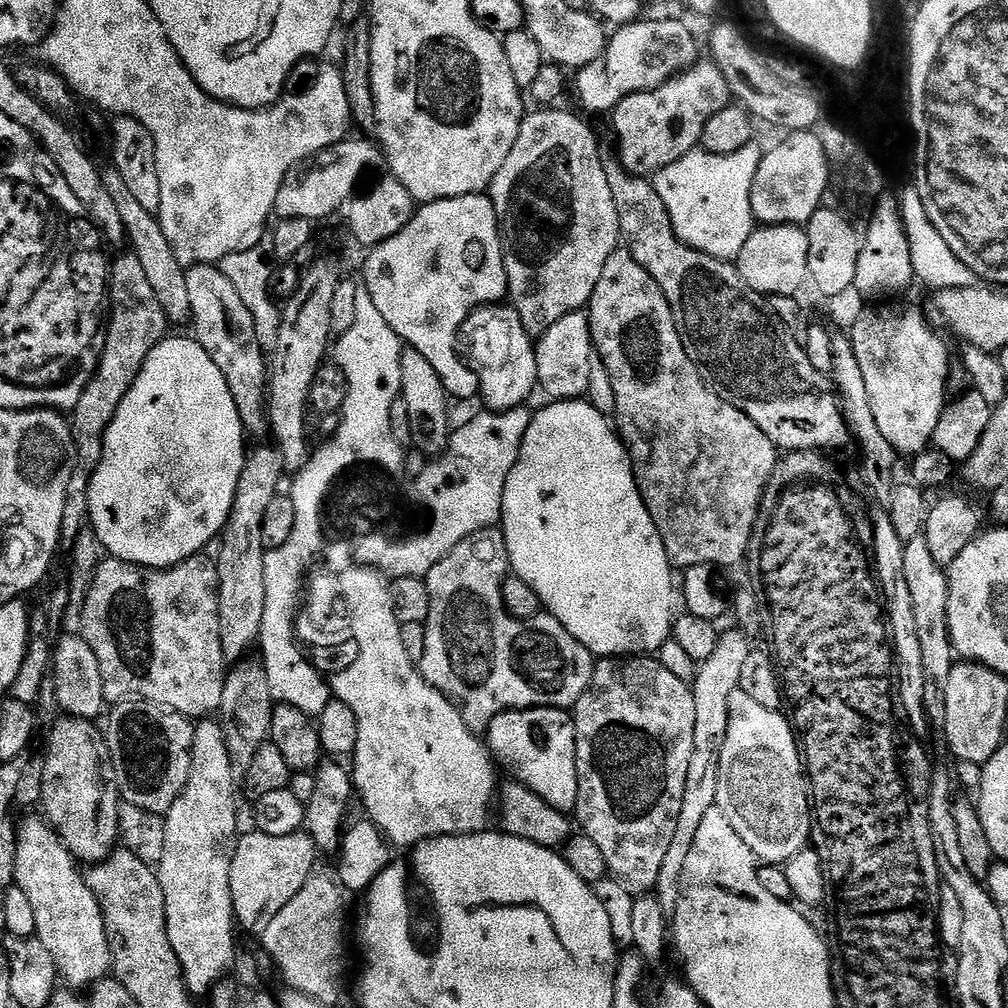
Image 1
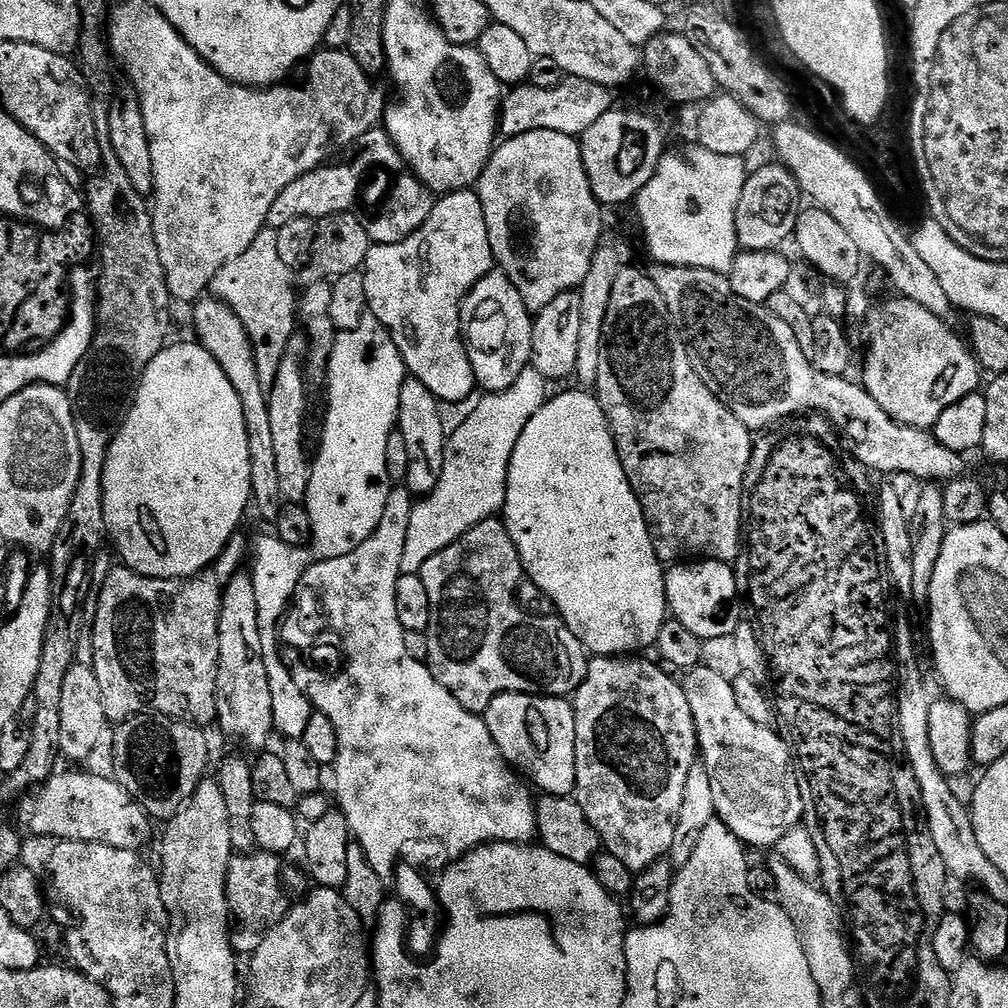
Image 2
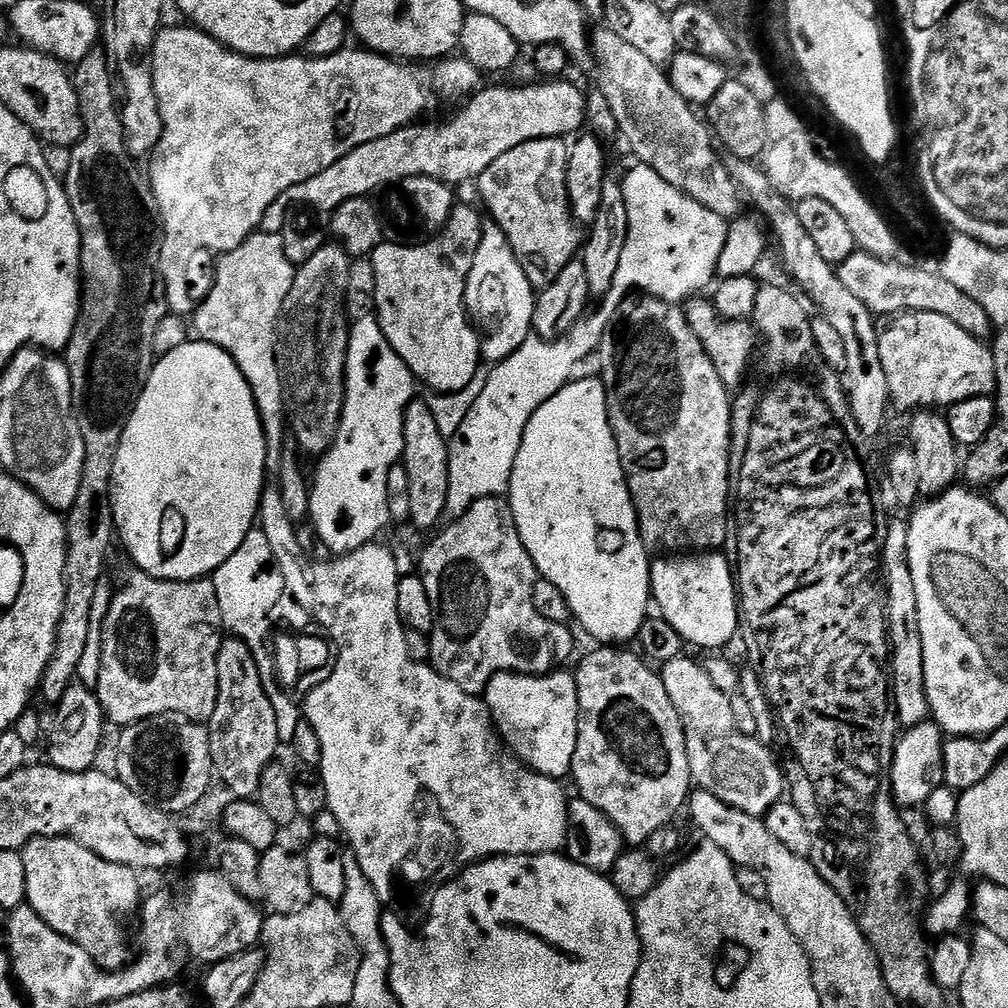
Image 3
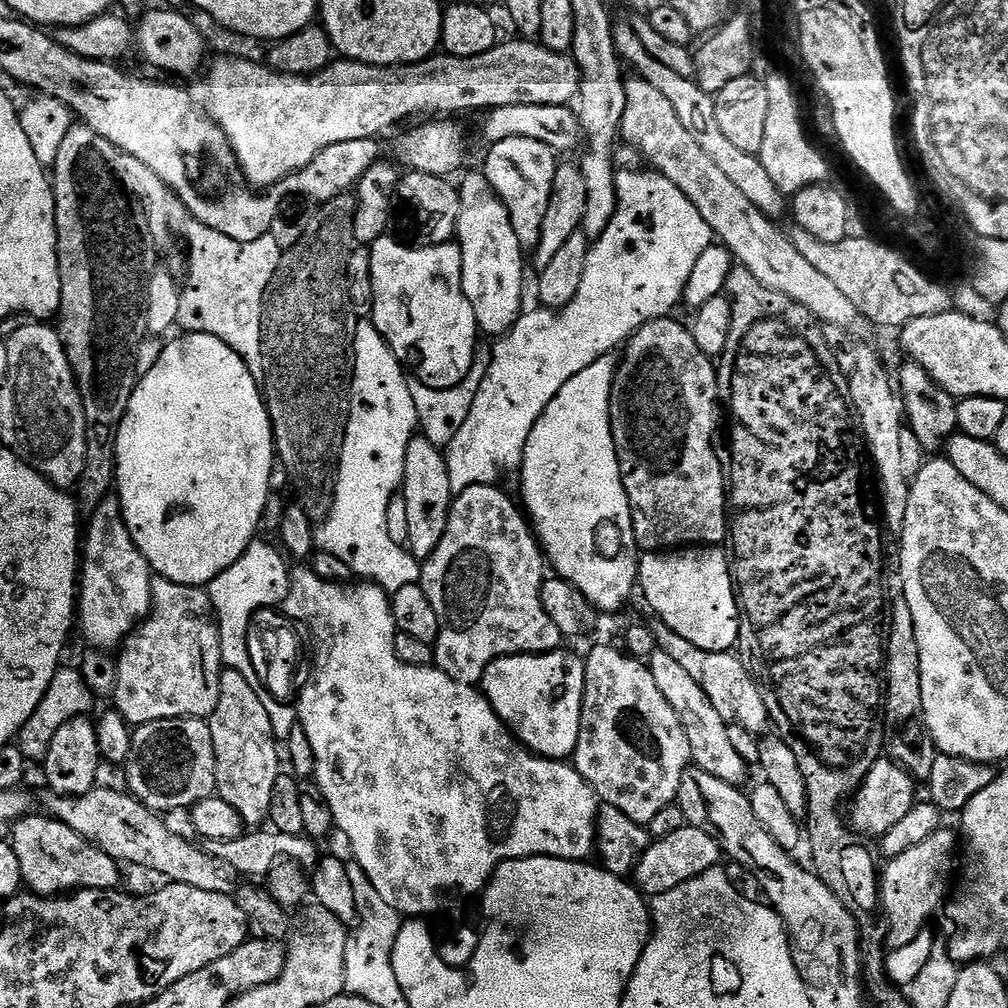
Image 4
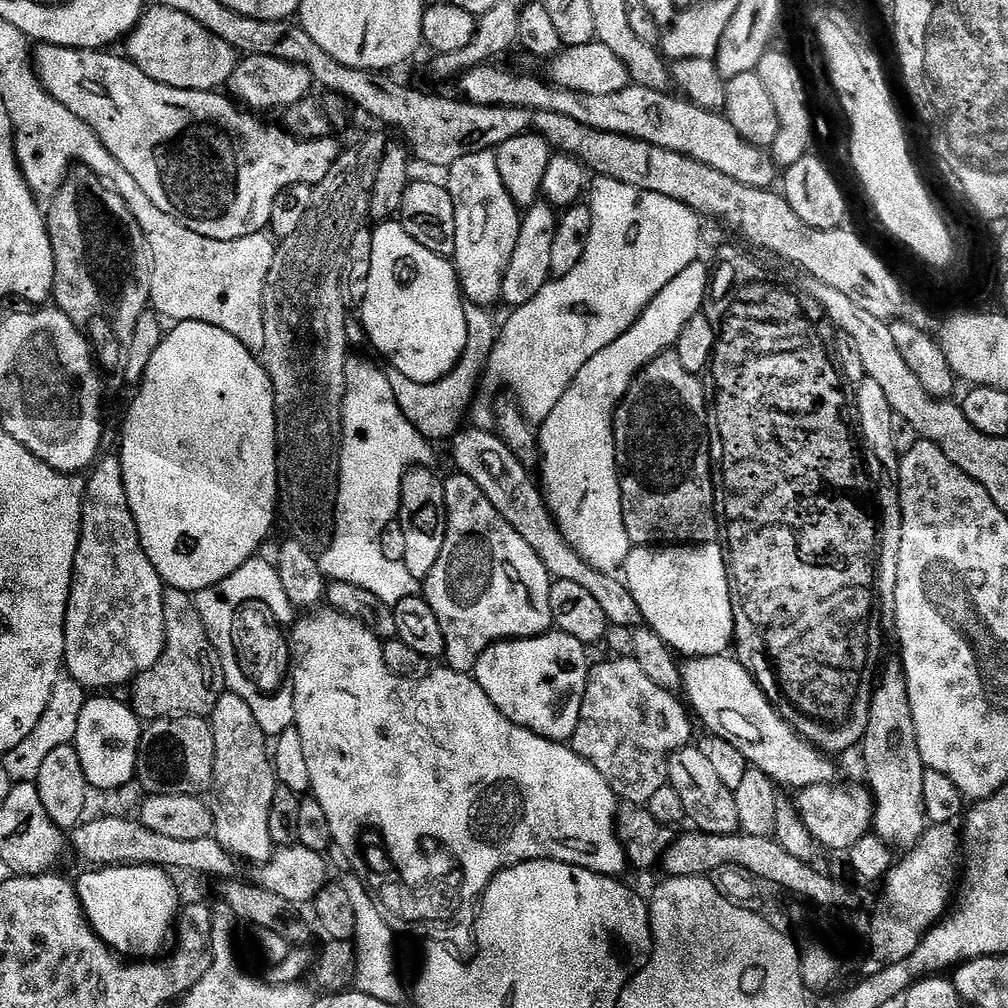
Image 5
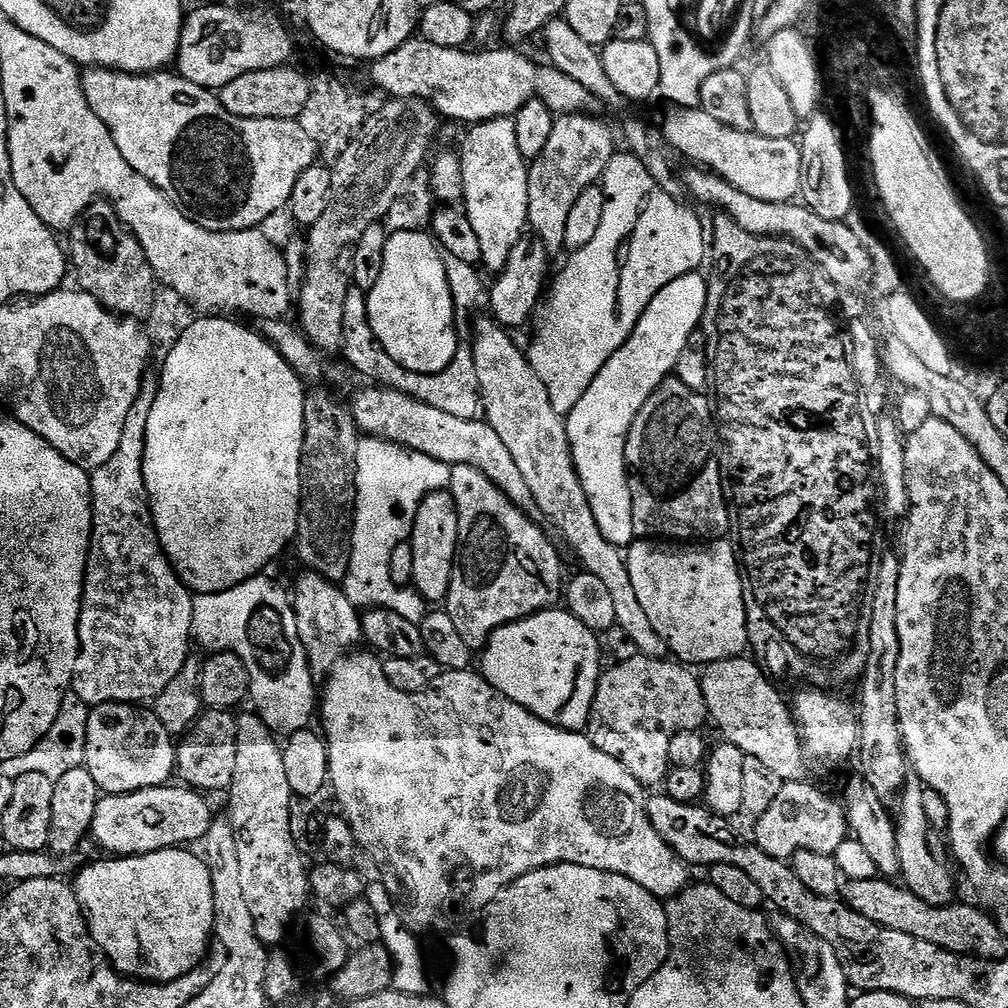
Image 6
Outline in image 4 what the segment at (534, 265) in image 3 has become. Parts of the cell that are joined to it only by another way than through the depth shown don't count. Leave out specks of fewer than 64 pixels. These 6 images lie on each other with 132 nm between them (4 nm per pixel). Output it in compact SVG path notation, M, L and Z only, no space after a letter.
M506 138L487 150L488 161L482 165L484 177L488 179L500 201L508 207L512 225L521 241L525 245L535 245L539 241L540 227L546 218L552 197L558 154L550 146L546 146L546 142L534 142L534 138Z

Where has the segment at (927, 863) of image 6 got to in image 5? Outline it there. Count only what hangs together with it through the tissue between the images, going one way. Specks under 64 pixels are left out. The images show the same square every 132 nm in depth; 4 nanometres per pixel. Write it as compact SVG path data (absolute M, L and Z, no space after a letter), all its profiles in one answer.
M901 665L883 669L872 694L872 713L862 741L867 785L874 795L874 832L897 849L911 850L930 827L926 810L926 769L918 750L918 734Z

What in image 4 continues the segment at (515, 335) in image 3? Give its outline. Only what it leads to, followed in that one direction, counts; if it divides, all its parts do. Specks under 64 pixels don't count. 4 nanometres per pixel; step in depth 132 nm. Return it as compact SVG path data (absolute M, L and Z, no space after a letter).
M483 171L472 172L464 181L459 181L460 221L457 224L458 243L462 254L462 286L470 306L474 306L476 327L488 338L503 338L516 325L522 315L524 304L524 256L520 253L522 241L514 230L508 207L500 201Z

